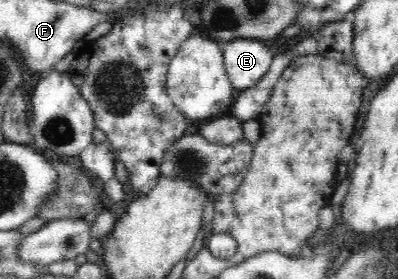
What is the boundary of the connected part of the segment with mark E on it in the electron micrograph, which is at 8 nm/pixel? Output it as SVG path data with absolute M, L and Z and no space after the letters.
M237 38L222 46L230 85L240 93L253 87L267 73L274 58L263 40Z

